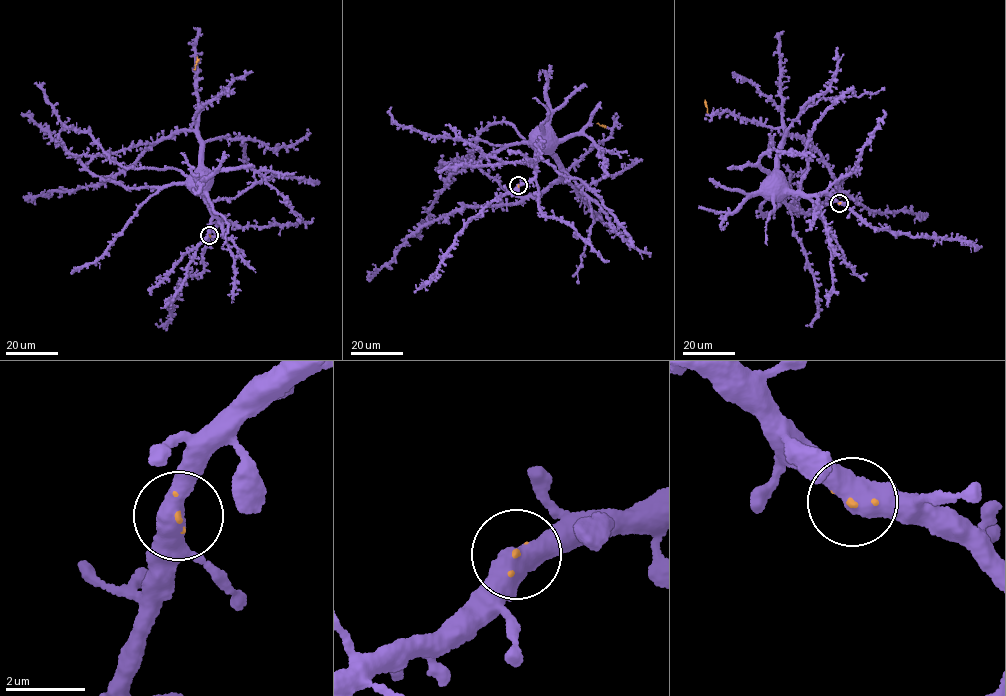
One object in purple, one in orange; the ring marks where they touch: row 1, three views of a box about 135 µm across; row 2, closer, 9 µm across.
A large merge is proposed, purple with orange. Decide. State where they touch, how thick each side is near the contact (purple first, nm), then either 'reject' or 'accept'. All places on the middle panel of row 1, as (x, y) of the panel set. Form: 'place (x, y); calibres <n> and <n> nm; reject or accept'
place (518, 185); calibres 500 and 70 nm; accept

